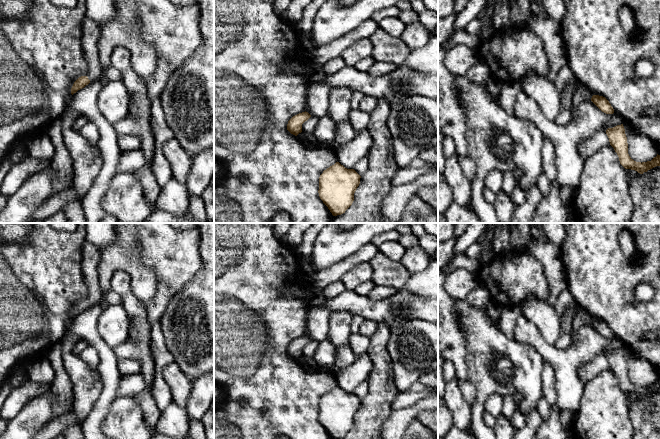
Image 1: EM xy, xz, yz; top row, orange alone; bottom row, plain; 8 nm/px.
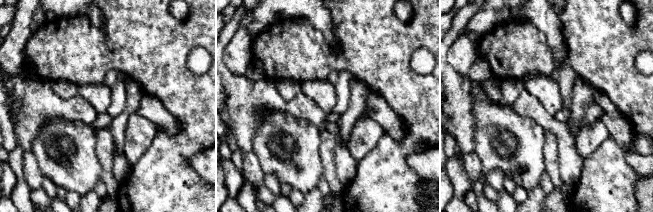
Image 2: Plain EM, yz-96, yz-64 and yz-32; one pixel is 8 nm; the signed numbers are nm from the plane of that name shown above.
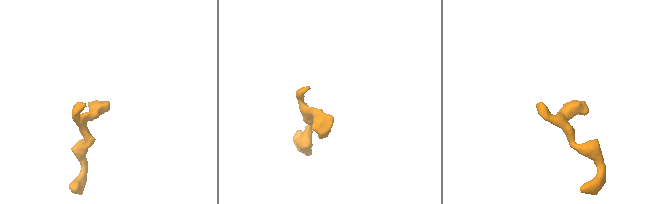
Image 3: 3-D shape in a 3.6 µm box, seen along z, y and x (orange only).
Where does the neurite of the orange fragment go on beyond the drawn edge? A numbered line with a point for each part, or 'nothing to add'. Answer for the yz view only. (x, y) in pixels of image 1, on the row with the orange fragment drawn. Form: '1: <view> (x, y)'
nothing to add

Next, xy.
1: xy (91, 31)

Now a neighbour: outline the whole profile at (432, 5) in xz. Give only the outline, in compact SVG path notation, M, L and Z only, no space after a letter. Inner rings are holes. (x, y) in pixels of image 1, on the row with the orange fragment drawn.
M422 0L426 9L438 14L438 0Z

